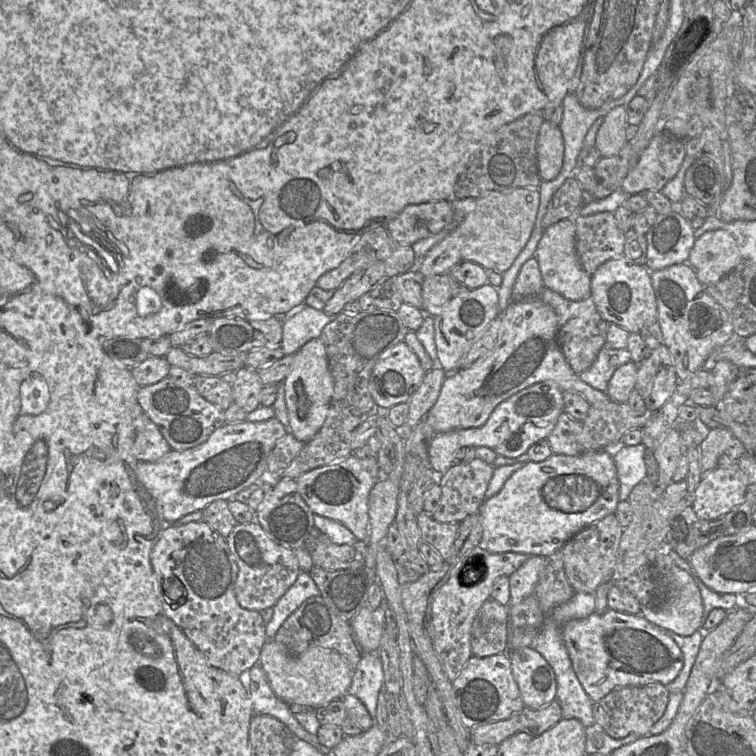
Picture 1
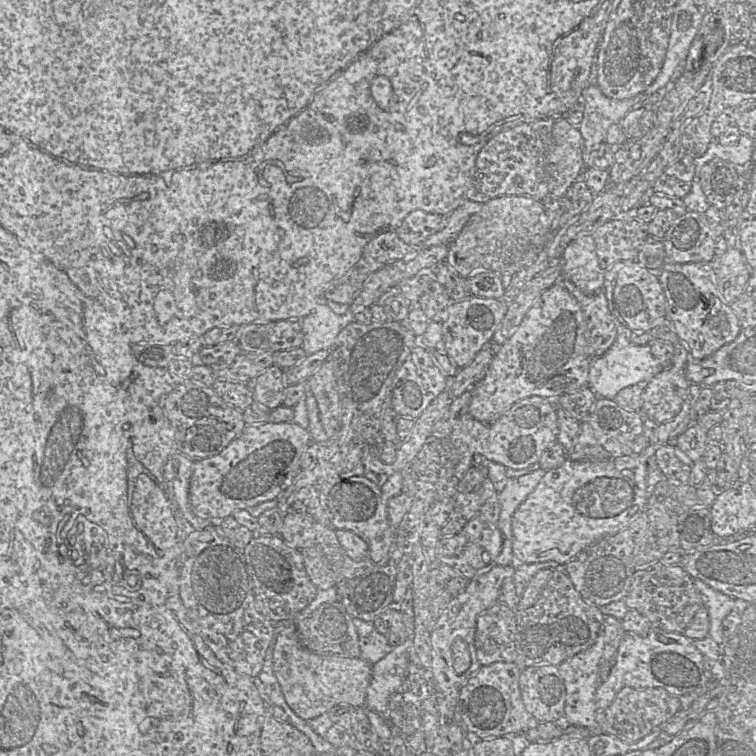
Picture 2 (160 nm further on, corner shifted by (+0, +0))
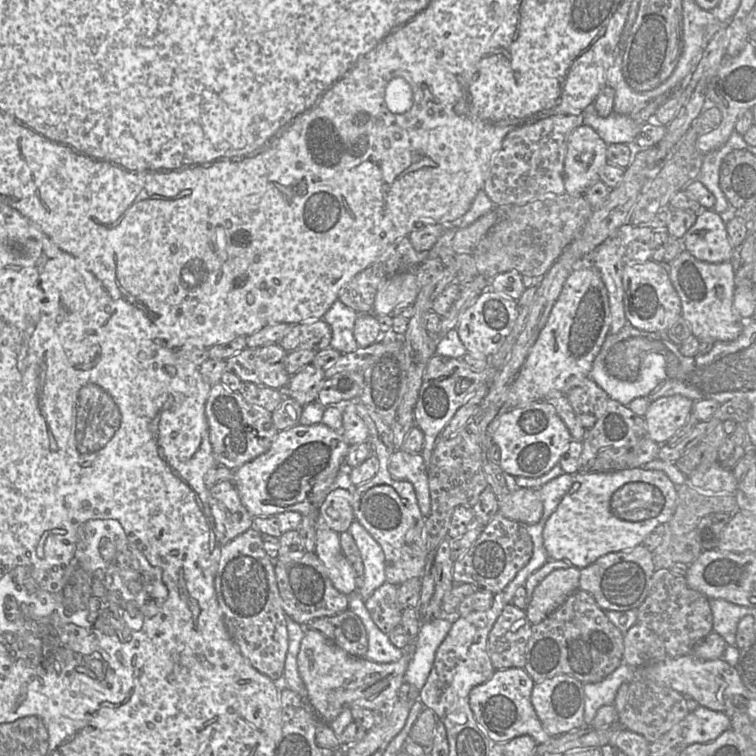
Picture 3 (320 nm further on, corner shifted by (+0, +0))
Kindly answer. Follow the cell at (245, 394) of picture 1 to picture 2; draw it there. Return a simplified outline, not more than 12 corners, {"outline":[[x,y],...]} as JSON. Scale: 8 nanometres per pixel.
{"outline":[[271,366],[250,387],[254,403],[282,406],[283,369]]}

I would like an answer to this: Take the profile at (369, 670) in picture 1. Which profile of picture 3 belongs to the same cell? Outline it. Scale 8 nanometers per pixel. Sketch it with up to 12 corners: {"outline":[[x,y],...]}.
{"outline":[[424,620],[404,681],[421,689],[452,622]]}

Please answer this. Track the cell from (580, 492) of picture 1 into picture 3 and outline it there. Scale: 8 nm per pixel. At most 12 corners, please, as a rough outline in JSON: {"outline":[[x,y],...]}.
{"outline":[[662,471],[581,472],[543,523],[551,560],[632,549],[676,509]]}

